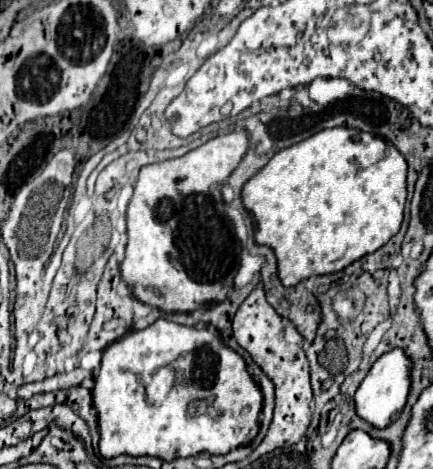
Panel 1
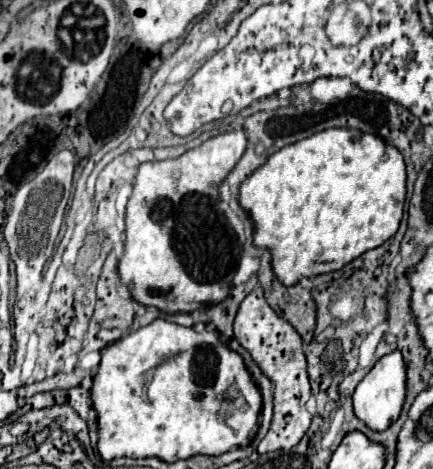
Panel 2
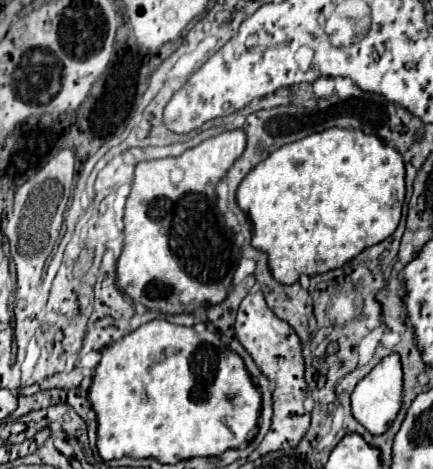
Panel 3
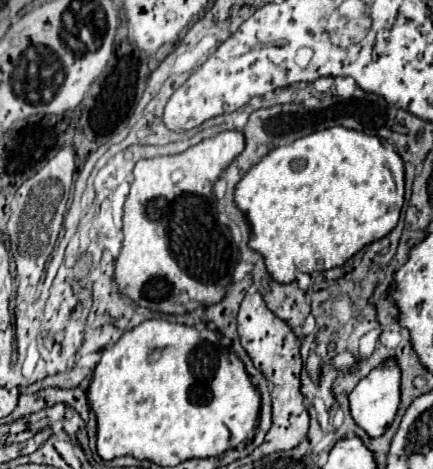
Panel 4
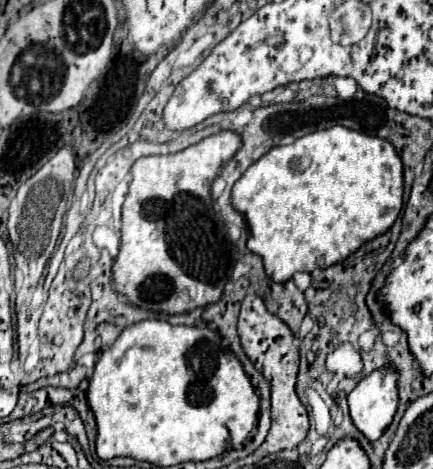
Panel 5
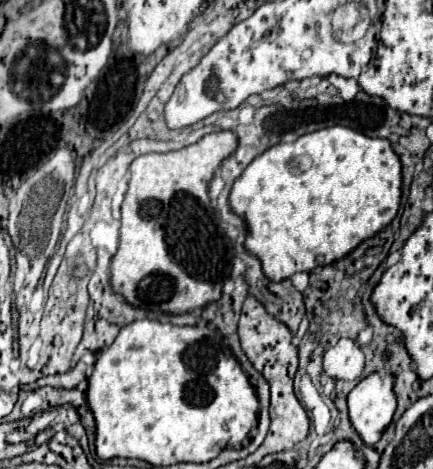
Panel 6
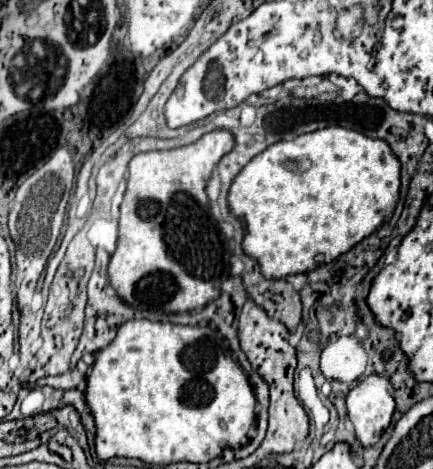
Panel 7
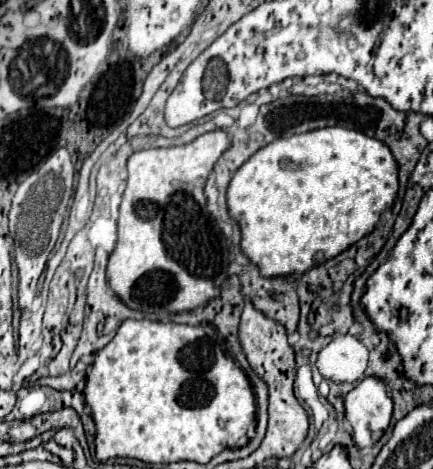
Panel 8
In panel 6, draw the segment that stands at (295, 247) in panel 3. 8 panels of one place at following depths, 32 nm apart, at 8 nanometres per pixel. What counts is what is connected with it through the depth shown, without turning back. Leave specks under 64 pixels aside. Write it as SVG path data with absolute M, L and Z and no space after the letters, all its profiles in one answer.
M330 126L300 136L294 142L270 146L244 168L230 190L230 208L246 220L246 252L256 256L262 262L262 272L276 282L296 272L312 272L318 266L328 266L344 258L362 240L386 228L396 216L402 196L400 170L400 158L388 140L370 138L346 126Z

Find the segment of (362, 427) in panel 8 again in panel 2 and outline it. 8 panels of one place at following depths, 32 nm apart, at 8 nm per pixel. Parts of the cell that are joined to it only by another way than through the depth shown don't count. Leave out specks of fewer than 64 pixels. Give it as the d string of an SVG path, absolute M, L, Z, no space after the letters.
M394 350L386 356L382 356L376 362L376 366L366 374L366 378L356 386L356 390L352 394L354 414L370 430L382 432L398 418L402 404L404 404L404 396L406 396L406 366L404 366L402 354L398 350Z

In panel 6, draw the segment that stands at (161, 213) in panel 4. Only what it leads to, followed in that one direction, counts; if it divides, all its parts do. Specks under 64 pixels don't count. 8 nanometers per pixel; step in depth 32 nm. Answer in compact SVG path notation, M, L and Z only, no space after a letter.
M218 130L176 152L150 152L130 164L120 244L110 262L110 282L134 308L182 314L220 298L222 284L230 278L234 252L226 234L220 234L208 198L208 182L236 146L236 134Z

